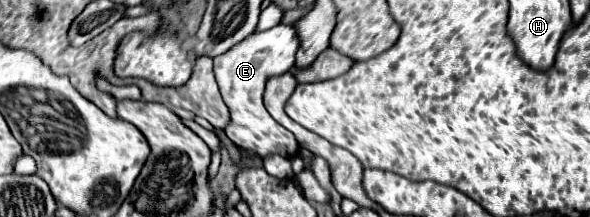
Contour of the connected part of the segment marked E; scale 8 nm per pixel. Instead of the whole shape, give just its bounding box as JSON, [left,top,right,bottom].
[214,24,300,158]

